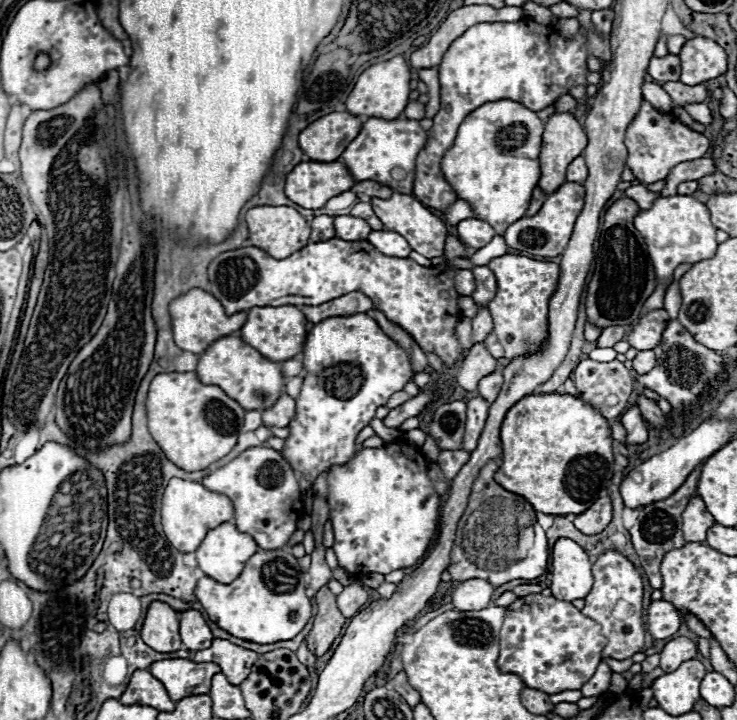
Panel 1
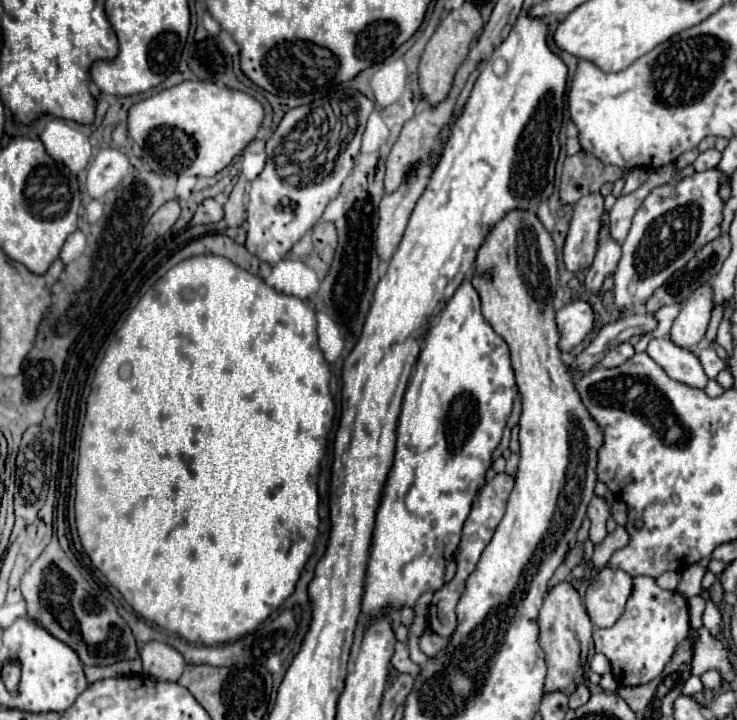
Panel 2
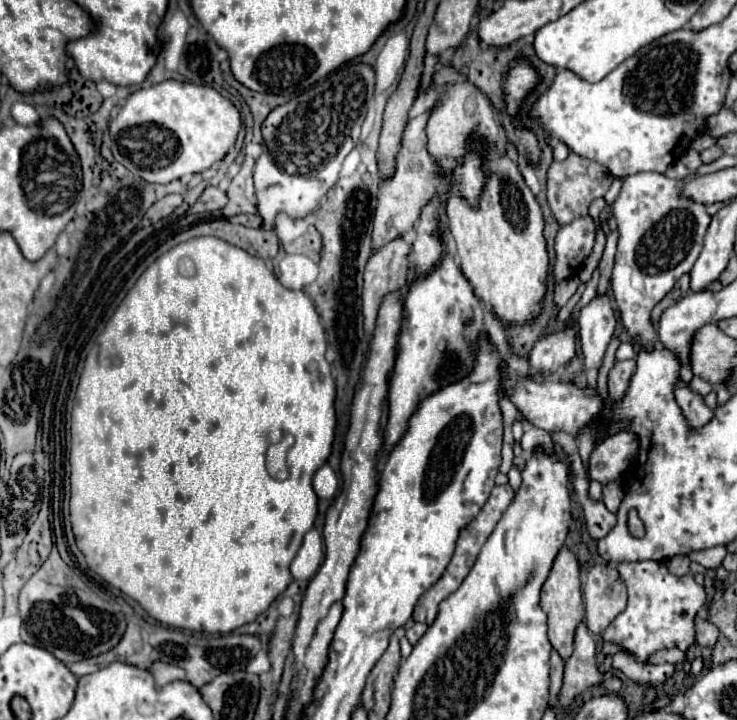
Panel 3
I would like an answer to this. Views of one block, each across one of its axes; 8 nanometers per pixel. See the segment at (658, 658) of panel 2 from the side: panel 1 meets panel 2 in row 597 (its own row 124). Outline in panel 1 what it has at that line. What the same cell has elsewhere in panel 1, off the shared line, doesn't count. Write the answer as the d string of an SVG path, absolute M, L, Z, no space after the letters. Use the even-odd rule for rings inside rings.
M642 100L640 112L630 122L624 142L628 148L626 164L634 172L636 180L640 180L642 184L664 180L674 166L678 166L680 162L688 162L688 160L698 160L710 148L710 140L704 134L690 130L674 114L658 112L646 100Z

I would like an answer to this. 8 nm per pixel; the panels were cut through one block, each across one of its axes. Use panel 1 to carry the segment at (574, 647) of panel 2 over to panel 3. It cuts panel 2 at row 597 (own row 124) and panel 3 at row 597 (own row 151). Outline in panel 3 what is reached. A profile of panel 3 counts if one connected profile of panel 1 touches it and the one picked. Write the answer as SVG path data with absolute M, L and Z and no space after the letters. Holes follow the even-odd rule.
M562 548L548 580L542 586L542 598L540 606L548 616L548 640L552 648L562 656L562 660L568 660L574 652L574 632L580 622L584 622L584 596L582 596L582 584L580 584L580 564L576 556Z

